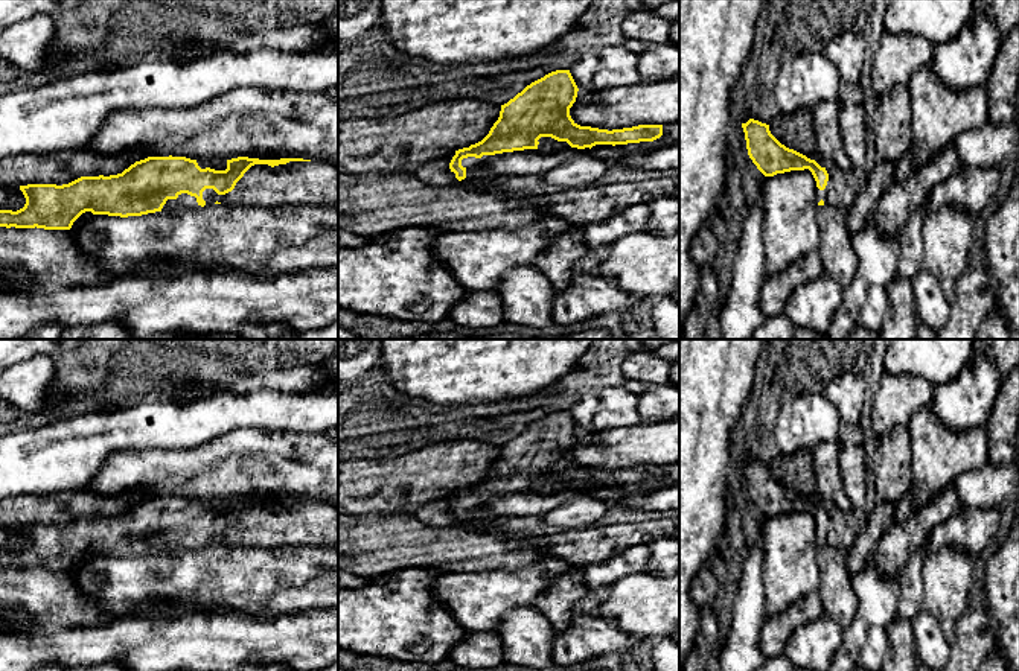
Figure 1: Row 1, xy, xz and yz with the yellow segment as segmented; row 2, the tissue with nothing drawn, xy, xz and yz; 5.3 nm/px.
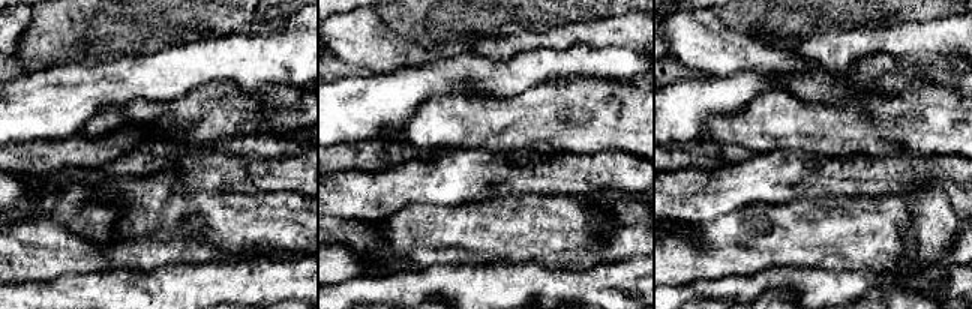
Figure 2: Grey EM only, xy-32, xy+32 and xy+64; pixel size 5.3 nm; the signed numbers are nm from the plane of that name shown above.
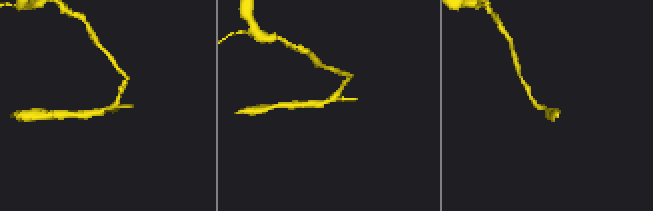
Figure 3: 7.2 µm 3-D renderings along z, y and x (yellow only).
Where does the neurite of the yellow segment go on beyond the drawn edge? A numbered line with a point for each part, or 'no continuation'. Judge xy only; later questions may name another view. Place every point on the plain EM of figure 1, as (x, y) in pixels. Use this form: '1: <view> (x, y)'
1: xy (314, 524)

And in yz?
1: yz (843, 528)

